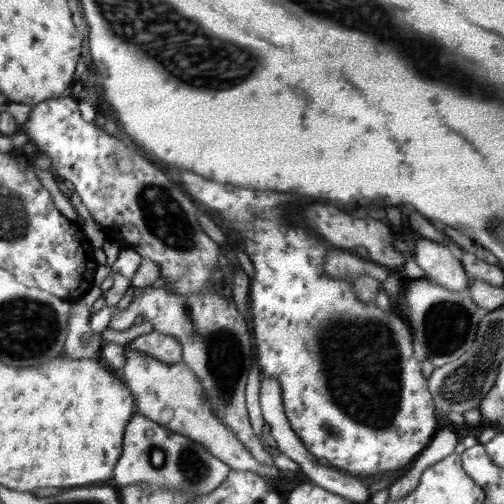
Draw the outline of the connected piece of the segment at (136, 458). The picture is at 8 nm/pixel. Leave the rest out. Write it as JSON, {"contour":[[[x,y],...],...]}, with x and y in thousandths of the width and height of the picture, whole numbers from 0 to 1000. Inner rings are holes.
{"contour":[[[274,815],[248,845],[242,901],[228,921],[222,944],[240,966],[266,958],[331,968],[343,974],[379,976],[383,984],[417,980],[454,942],[458,929],[429,909],[409,887],[369,865],[339,857]]]}

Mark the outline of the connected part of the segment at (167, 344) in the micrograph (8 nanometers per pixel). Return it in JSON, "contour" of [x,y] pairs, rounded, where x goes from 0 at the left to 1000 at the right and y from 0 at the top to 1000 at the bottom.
{"contour":[[[310,655],[298,663],[274,667],[270,675],[258,679],[256,690],[288,698],[294,706],[306,706],[306,712],[329,724],[357,720],[363,710],[361,688],[349,671],[313,661]]]}

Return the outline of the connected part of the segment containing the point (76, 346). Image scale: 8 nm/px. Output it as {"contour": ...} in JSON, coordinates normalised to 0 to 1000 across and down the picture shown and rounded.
{"contour":[[[187,565],[171,585],[141,595],[135,657],[127,690],[139,710],[187,710],[198,716],[204,675],[179,649],[183,605],[202,589],[202,573]]]}

